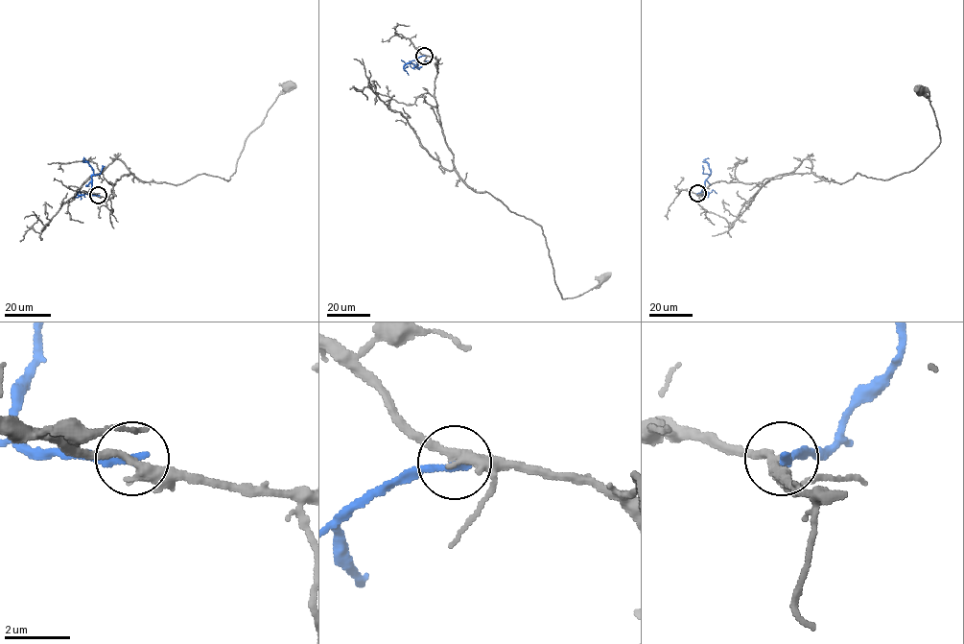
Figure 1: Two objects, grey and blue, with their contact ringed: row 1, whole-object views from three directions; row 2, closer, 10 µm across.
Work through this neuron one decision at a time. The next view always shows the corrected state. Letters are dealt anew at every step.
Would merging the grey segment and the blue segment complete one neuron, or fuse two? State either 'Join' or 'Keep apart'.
Keep apart

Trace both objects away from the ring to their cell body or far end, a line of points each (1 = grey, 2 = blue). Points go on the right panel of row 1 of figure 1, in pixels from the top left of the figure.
1: (697, 194), (720, 181), (813, 173), (840, 183), (914, 170), (940, 142), (917, 91)
2: (697, 194), (711, 174), (704, 159), (709, 158)

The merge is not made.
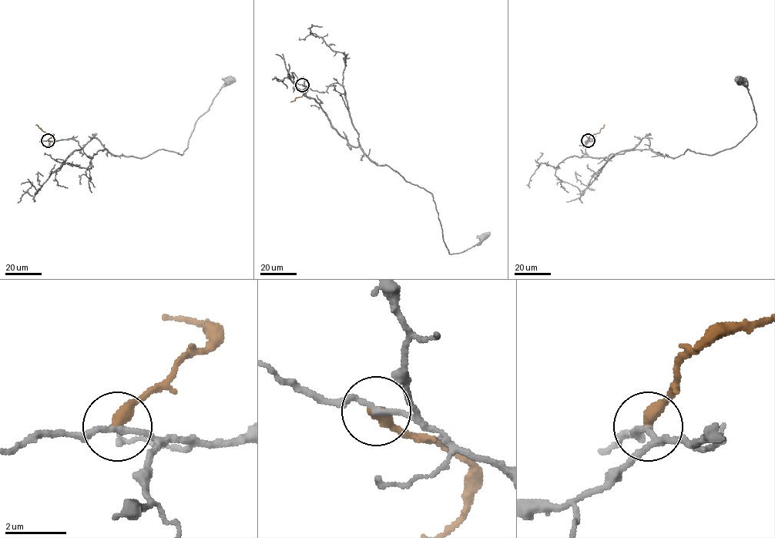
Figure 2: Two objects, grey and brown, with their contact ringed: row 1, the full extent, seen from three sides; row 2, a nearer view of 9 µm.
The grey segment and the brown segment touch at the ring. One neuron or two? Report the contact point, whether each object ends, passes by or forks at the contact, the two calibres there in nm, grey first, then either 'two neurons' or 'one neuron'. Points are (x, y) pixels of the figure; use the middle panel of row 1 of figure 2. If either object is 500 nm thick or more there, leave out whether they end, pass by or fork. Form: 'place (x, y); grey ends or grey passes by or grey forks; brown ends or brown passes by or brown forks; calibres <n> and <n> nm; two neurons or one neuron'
place (302, 85); grey passes by; brown ends; calibres 160 and 400 nm; two neurons

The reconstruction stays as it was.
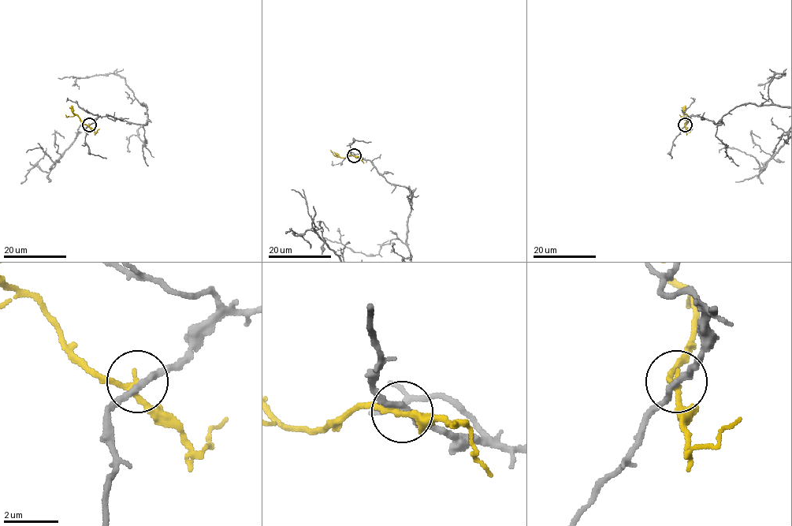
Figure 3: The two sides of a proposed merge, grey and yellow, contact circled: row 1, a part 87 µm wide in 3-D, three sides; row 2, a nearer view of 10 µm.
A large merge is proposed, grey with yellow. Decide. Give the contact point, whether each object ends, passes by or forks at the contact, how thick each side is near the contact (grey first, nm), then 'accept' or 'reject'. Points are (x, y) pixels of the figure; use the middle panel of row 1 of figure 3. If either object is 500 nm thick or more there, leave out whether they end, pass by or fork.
at (354, 155); grey passes by; yellow passes by; 240 nm thick on the grey side, 170 nm on the other; reject

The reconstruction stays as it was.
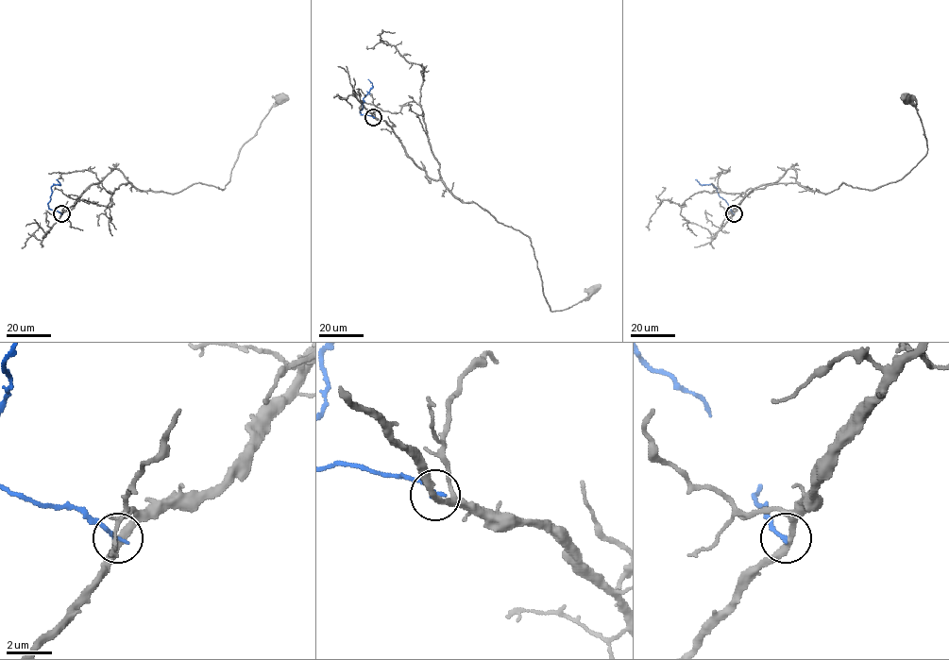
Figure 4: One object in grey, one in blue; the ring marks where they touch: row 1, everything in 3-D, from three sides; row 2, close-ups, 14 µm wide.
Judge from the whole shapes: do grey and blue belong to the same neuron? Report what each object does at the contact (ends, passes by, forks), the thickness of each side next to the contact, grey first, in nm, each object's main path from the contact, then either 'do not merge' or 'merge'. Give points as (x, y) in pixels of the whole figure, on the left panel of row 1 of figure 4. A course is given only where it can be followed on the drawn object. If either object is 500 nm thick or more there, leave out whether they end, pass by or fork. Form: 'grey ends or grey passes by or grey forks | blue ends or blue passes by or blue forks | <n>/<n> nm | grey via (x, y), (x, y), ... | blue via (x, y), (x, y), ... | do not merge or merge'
grey passes by | blue ends | 300/200 nm | grey via (61, 213), (113, 169), (142, 191), (177, 193), (197, 182), (222, 190), (229, 180), (240, 148), (279, 99) | blue via (61, 213), (52, 210), (48, 204), (51, 187), (60, 184), (56, 179) | do not merge

